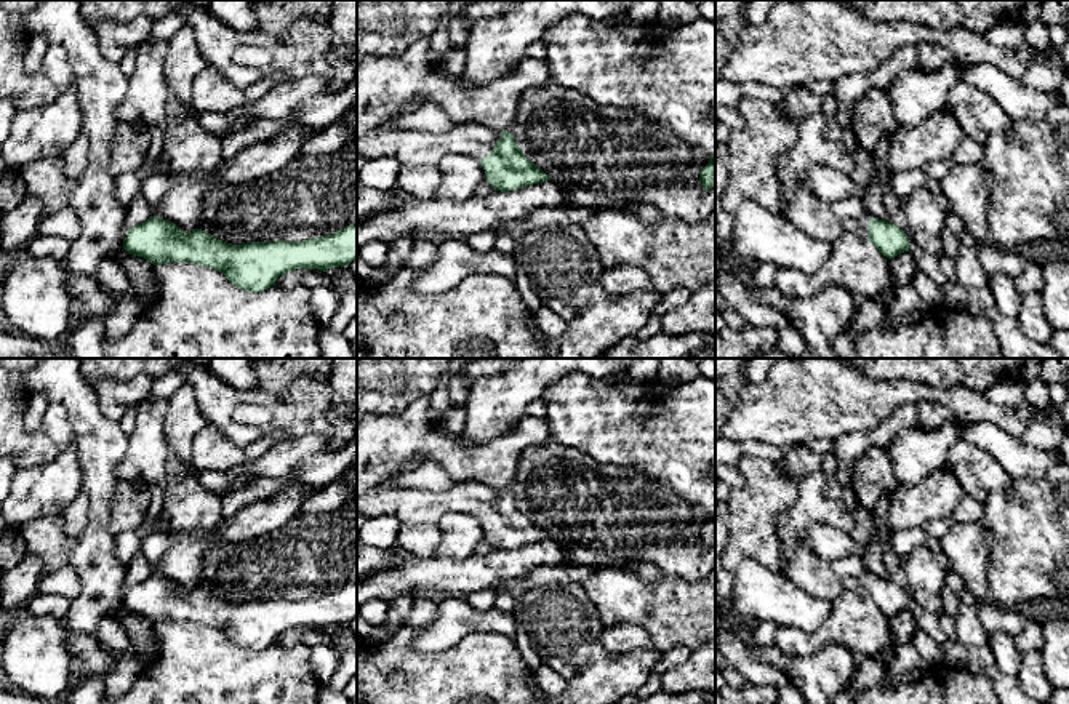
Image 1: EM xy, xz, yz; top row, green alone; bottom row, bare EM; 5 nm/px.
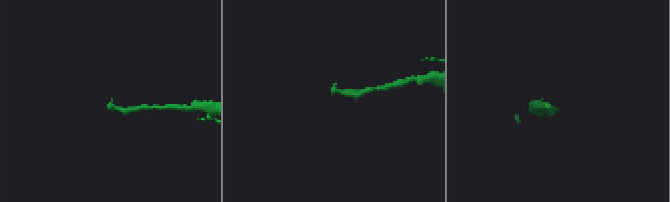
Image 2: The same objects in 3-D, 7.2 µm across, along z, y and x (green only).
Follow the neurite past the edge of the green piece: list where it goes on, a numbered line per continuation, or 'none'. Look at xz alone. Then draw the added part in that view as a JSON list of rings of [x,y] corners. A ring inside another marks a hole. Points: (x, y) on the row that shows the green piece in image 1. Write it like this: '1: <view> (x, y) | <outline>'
1: xz (412, 148) | [[[474,122],[451,125],[443,133],[374,128],[357,138],[357,154],[366,160],[390,155],[403,166],[438,165],[453,154],[480,160],[493,150],[496,138],[498,130]]]

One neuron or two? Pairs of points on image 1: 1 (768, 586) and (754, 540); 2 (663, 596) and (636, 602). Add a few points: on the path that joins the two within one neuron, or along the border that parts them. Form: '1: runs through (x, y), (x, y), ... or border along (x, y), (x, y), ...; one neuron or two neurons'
1: border along (783, 575), (744, 559), (732, 588); two neurons
2: runs through (656, 602), (642, 602); one neuron

